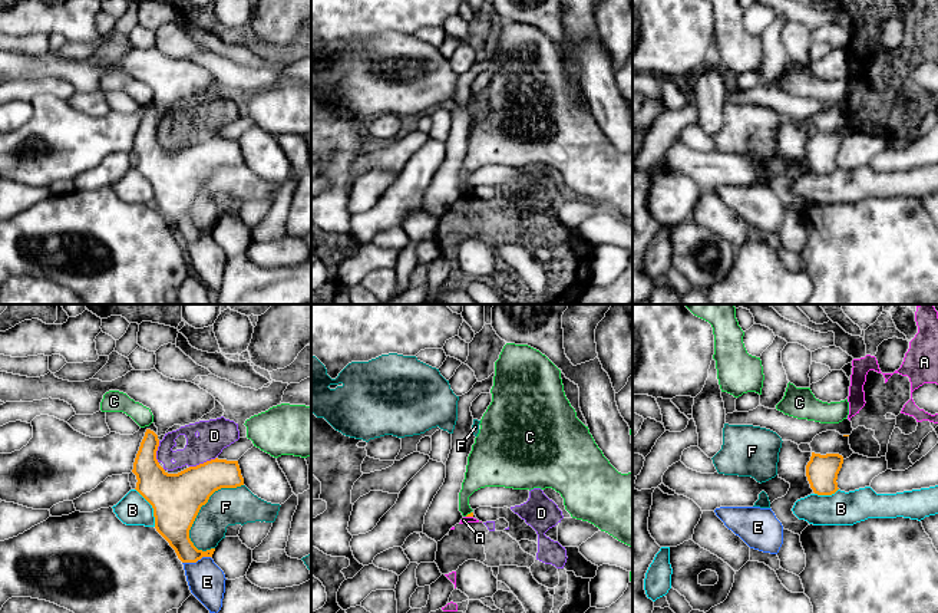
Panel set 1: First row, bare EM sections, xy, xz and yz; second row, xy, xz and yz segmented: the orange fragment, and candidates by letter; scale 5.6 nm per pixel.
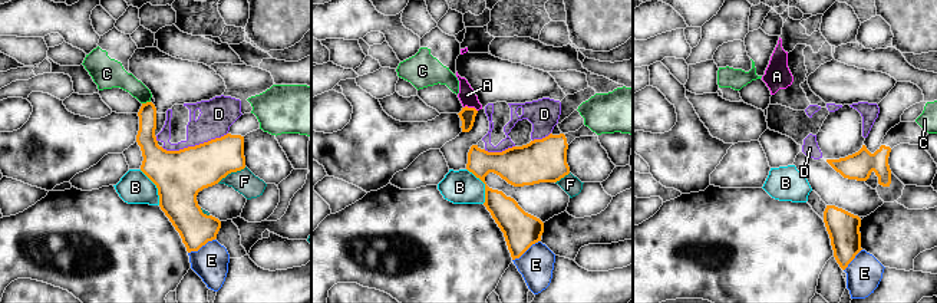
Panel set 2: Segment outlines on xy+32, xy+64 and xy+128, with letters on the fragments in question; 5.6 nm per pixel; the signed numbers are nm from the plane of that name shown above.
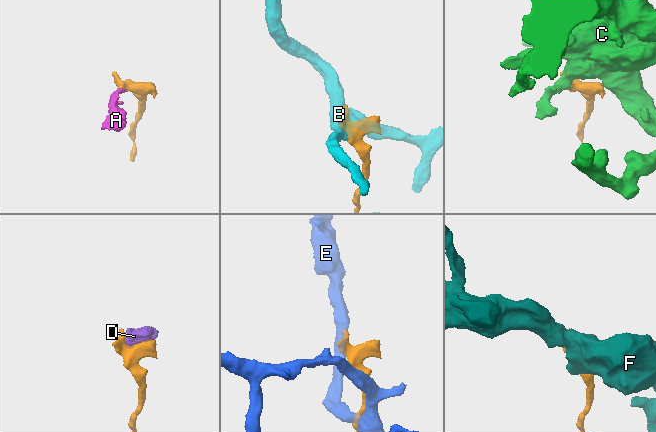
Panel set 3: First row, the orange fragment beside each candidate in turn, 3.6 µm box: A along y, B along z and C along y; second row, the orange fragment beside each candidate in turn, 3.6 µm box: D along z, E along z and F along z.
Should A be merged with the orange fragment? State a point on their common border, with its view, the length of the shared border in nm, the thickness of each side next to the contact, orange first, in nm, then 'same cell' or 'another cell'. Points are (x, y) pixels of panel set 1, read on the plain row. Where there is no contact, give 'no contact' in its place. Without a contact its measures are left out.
meets orange in xz at (469, 194); contact 40 nm long; 20 nm thick on the orange side, 40 nm on the other; another cell

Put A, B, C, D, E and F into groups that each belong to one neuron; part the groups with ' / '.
A D / B / C / E / F

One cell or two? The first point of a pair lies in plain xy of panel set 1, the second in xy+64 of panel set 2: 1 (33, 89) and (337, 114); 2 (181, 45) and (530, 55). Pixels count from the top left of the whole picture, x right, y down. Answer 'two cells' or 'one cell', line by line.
1: two cells
2: one cell

